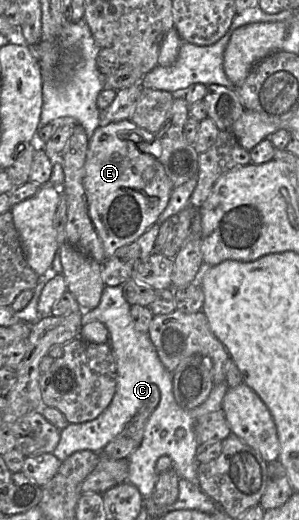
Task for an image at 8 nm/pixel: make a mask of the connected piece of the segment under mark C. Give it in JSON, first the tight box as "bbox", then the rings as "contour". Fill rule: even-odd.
{"bbox":[53,286,229,498],"contour":[[[105,286],[98,306],[83,312],[82,326],[91,321],[100,321],[108,330],[108,343],[117,366],[116,391],[111,403],[96,419],[69,424],[61,430],[61,438],[53,454],[61,462],[83,450],[111,459],[127,459],[127,481],[136,486],[144,498],[149,498],[158,480],[156,462],[161,456],[171,458],[172,469],[179,478],[198,486],[200,462],[196,452],[199,441],[194,433],[194,425],[201,416],[222,409],[222,401],[229,387],[226,381],[216,384],[204,403],[192,410],[182,409],[173,395],[172,373],[163,366],[149,334],[135,329],[130,307],[123,296],[122,286]]]}

